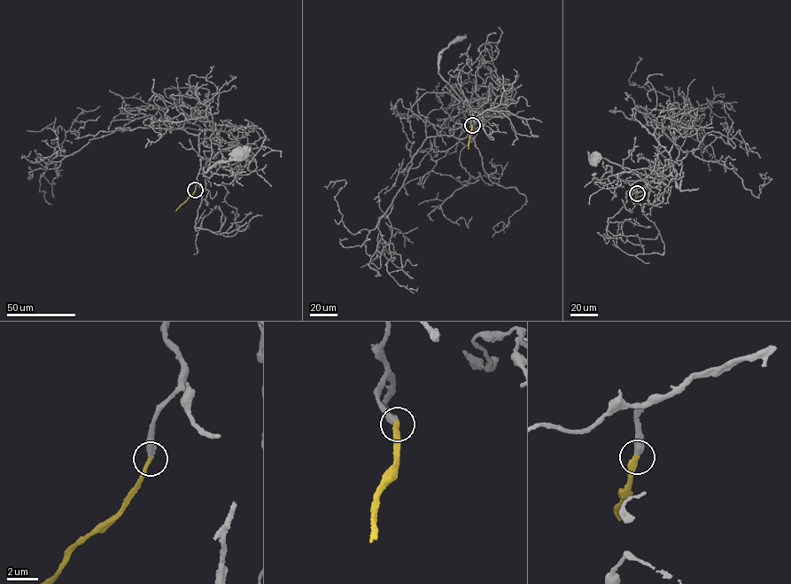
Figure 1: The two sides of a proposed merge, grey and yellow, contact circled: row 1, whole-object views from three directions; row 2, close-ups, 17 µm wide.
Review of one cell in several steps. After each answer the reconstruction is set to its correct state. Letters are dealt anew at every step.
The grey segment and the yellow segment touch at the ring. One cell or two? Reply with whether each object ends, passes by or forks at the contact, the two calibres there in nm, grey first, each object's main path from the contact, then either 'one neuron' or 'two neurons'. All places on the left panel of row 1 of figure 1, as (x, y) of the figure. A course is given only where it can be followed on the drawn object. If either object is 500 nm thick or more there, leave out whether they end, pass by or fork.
grey ends | yellow ends | 420/280 nm | grey via (195, 190), (202, 158), (209, 159), (204, 167), (205, 173), (216, 163), (235, 159), (239, 153) | yellow via (195, 190), (175, 211) | one neuron

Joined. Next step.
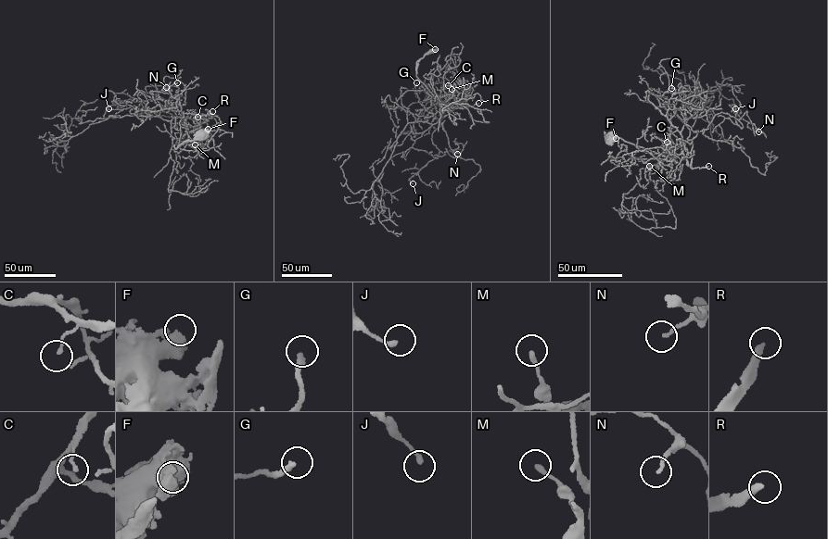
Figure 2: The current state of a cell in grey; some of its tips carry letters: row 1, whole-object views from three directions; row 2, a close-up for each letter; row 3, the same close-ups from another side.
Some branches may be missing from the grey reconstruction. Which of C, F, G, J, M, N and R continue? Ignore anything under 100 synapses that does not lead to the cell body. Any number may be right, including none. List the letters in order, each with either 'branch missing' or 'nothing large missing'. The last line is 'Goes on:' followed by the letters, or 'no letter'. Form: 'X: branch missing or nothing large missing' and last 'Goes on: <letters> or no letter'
C: nothing large missing
F: nothing large missing
G: nothing large missing
J: nothing large missing
M: nothing large missing
N: nothing large missing
R: branch missing
Goes on: R

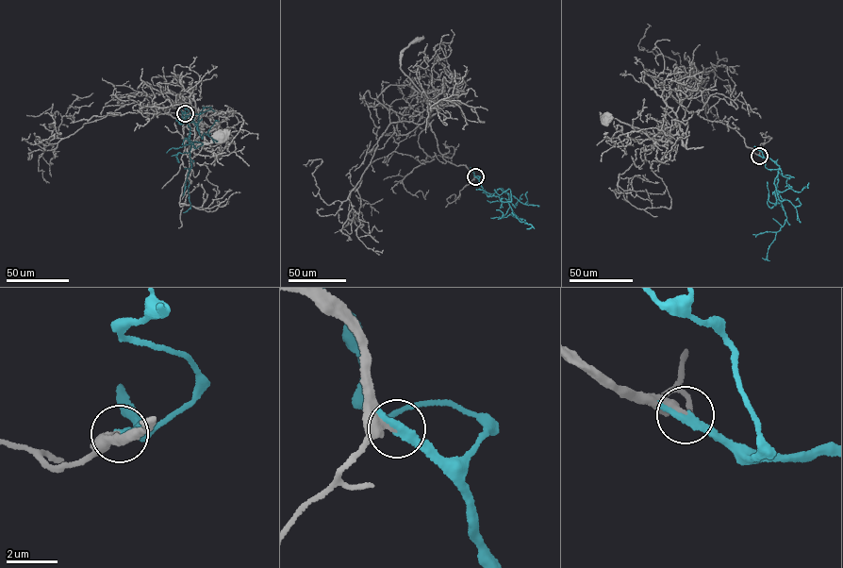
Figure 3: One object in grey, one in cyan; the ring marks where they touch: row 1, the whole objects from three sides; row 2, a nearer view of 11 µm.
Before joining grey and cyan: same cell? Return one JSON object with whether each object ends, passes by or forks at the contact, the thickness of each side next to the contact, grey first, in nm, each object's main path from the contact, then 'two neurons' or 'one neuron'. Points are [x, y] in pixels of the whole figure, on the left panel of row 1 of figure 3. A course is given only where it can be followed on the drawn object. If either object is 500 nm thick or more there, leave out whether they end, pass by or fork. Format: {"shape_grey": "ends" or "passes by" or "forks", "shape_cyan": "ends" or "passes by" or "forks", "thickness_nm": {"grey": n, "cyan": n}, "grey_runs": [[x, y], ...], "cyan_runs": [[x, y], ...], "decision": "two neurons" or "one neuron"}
{"shape_grey": "ends", "shape_cyan": "ends", "thickness_nm": {"grey": 300, "cyan": 400}, "grey_runs": [[185, 113], [170, 108], [180, 105], [189, 109], [182, 126], [184, 142], [192, 142], [189, 154], [220, 136]], "cyan_runs": [[185, 113], [182, 118], [190, 127], [188, 141], [192, 143], [187, 178], [190, 208], [183, 212]], "decision": "one neuron"}

